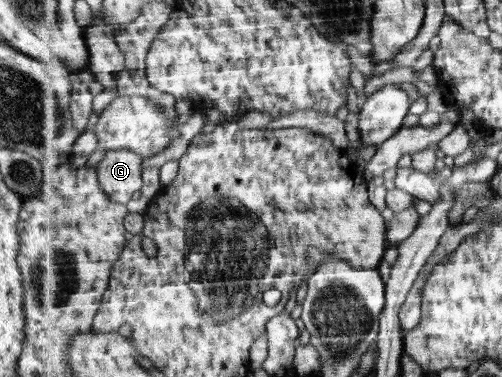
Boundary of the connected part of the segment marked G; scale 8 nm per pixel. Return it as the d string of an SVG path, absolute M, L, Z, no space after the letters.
M127 149L109 150L97 165L101 189L111 201L126 205L143 187L141 165L146 159Z

